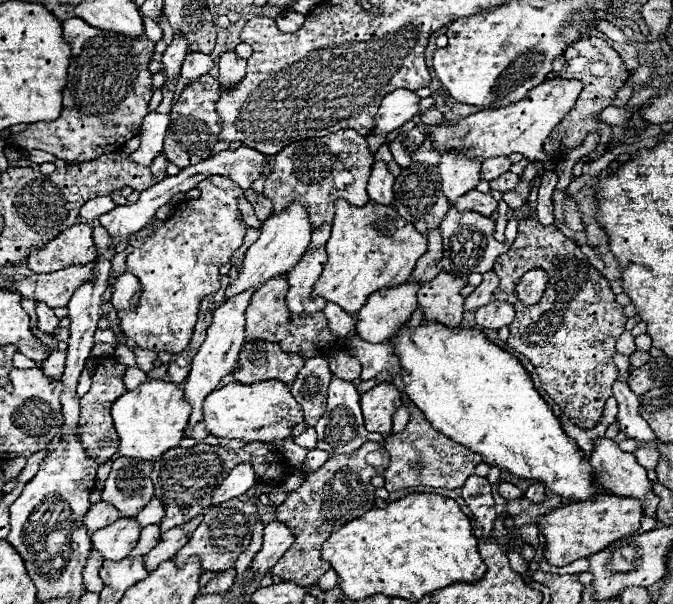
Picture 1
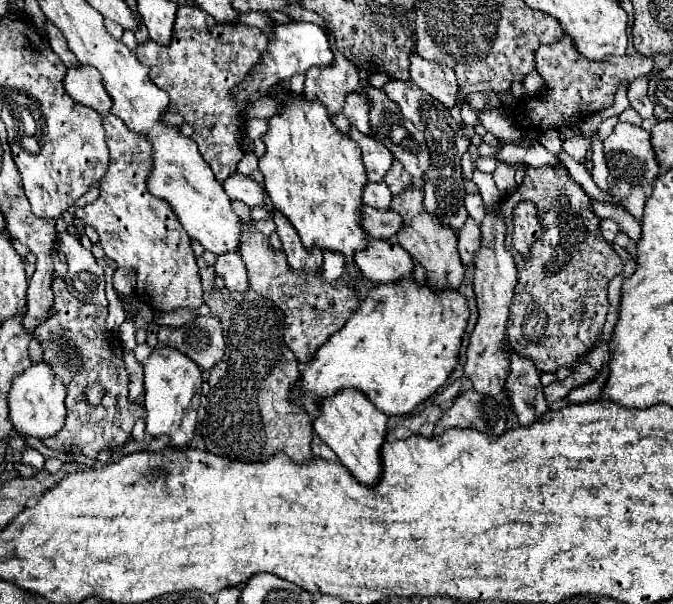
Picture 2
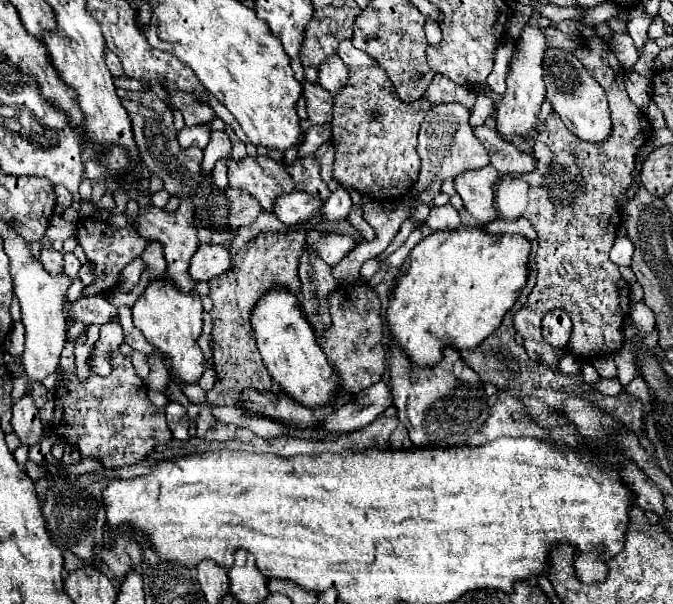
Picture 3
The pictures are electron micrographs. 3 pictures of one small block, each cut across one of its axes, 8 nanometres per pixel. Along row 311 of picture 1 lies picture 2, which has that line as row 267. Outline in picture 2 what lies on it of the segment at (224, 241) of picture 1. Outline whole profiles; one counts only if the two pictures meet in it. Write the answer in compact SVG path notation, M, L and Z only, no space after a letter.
M114 114L104 116L104 128L106 144L110 148L110 166L100 180L98 200L84 208L78 208L76 218L84 220L84 224L90 224L98 232L100 244L108 258L112 258L120 268L136 270L136 294L152 310L170 312L172 306L202 306L202 284L192 250L192 240L188 232L178 224L178 216L174 216L170 204L156 200L156 196L150 196L150 192L146 190L146 176L150 176L150 158L154 152L154 148L150 148L150 140L146 140L146 136L138 132L130 132L130 128L126 128L126 124L122 124L122 120L118 120Z

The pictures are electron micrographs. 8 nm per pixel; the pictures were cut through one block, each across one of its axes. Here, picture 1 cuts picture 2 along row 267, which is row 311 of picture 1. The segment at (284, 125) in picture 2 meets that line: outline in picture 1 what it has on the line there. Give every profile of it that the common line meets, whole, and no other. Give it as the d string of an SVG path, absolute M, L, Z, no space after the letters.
M346 200L336 202L332 232L326 242L328 260L314 284L312 298L322 296L342 306L348 314L360 310L366 298L380 288L396 288L410 280L418 258L426 252L426 236L418 234L394 208L368 202L358 208Z

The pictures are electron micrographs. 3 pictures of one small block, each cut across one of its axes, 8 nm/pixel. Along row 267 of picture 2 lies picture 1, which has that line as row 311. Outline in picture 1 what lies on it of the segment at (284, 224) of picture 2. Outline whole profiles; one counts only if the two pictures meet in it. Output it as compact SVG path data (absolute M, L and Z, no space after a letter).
M320 246L318 250L306 252L300 258L300 262L290 272L286 272L286 278L288 278L286 306L292 314L312 316L312 314L324 310L324 306L326 306L324 298L316 298L316 300L310 298L312 286L320 278L324 262L326 262L326 252L324 252L324 246Z

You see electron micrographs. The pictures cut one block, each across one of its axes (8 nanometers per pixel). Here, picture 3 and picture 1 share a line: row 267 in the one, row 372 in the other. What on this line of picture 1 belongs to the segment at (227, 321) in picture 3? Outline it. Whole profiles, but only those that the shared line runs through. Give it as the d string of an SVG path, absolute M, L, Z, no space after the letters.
M246 342L240 350L234 378L240 384L256 384L264 380L280 380L290 384L302 366L304 358L300 354L282 352L278 344Z

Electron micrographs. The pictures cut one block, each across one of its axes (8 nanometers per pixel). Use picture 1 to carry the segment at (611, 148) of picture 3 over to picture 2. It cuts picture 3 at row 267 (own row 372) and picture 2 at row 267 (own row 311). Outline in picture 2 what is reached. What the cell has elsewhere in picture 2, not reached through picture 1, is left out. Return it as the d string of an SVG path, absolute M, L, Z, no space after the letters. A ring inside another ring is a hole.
M550 166L528 168L522 186L518 186L516 192L510 194L508 198L504 198L498 206L498 212L510 230L510 234L506 236L508 238L508 252L514 256L516 270L518 270L518 284L514 290L516 294L514 294L514 300L510 306L510 320L508 320L508 344L514 348L516 354L532 360L534 366L542 372L554 372L560 366L570 366L576 358L584 356L594 346L594 342L600 338L602 326L606 322L608 282L616 274L620 274L624 268L624 262L612 250L612 244L600 236L598 226L594 224L594 222L598 222L598 218L592 218L592 212L588 212L588 210L590 210L590 198L586 196L586 192L568 176L566 170L550 168ZM522 200L532 200L538 208L542 222L546 224L544 240L534 244L532 256L528 260L522 260L522 256L510 244L512 242L510 240L510 236L512 236L512 210Z

